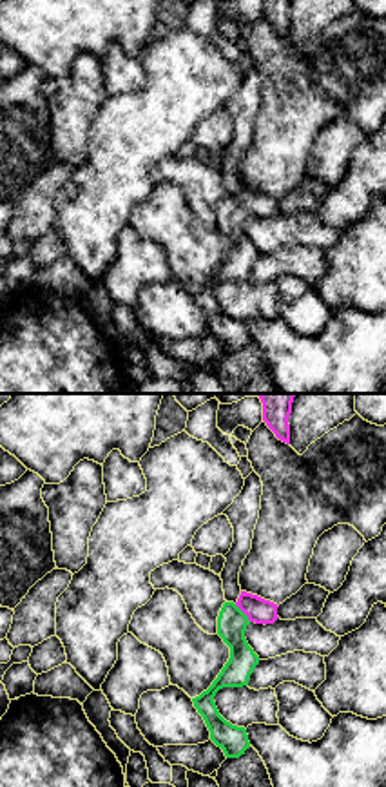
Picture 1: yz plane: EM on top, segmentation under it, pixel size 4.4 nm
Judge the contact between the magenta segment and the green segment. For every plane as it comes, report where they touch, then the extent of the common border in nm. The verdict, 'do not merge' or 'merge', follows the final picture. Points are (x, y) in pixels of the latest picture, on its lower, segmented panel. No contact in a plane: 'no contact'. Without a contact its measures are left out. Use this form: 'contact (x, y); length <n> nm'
contact (243, 612); length 110 nm

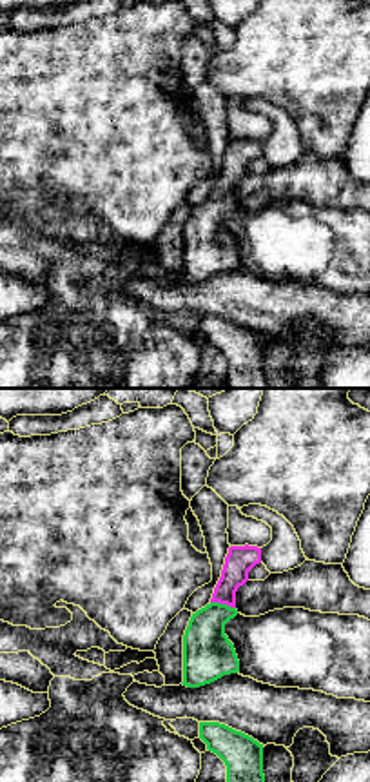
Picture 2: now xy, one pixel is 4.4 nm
contact (223, 603); length 120 nm

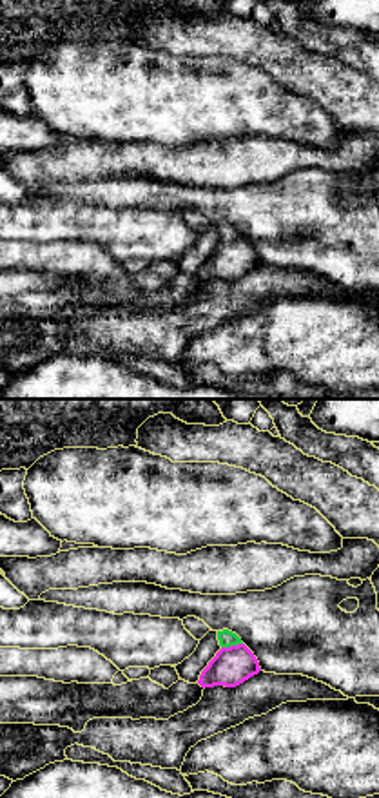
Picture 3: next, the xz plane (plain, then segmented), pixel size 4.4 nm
contact (231, 646); length 100 nm

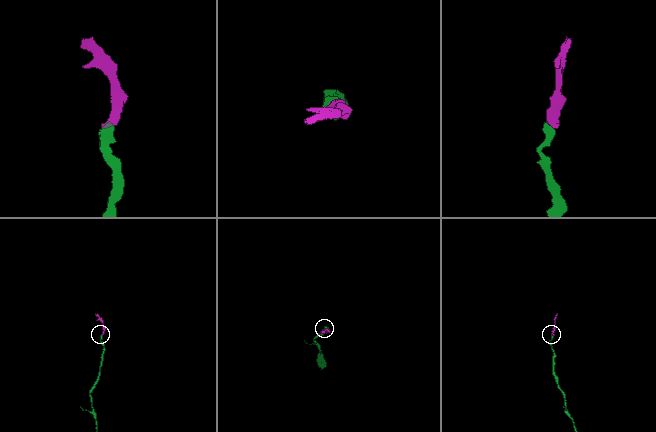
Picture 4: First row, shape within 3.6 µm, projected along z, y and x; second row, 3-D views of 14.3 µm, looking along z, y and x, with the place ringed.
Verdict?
merge

